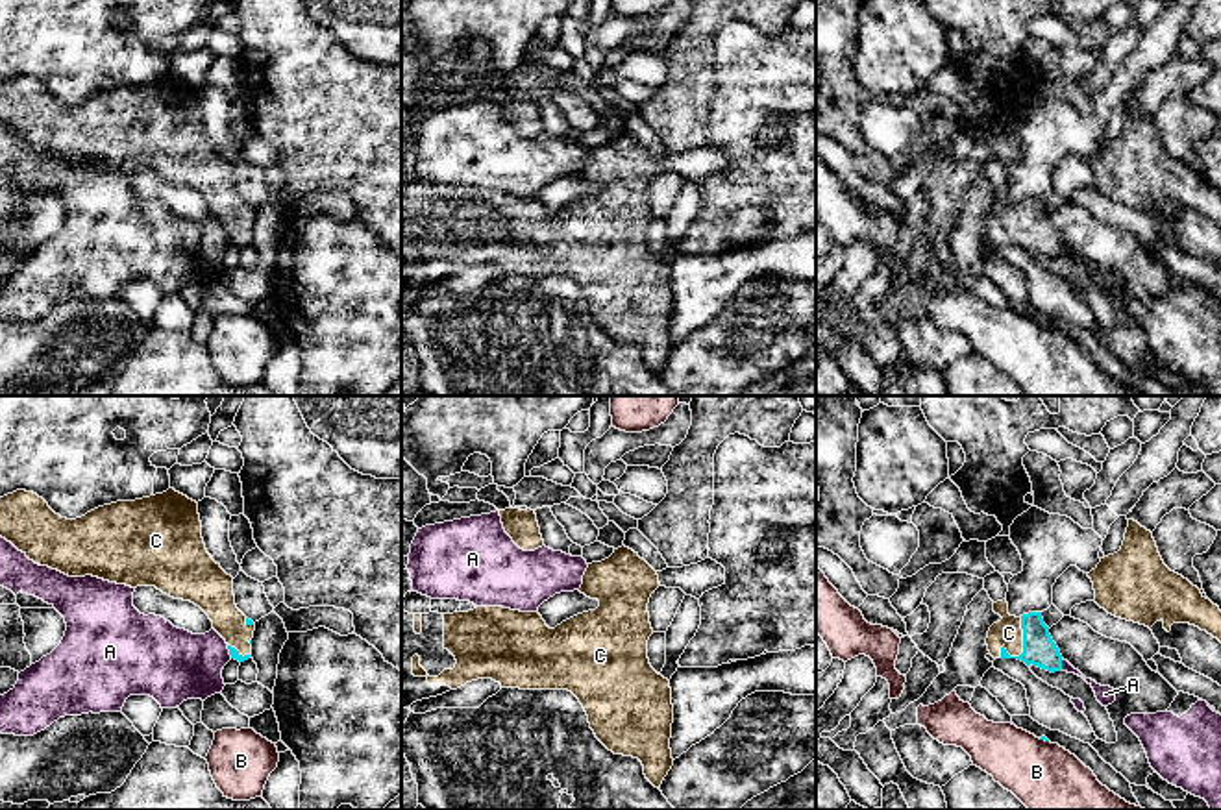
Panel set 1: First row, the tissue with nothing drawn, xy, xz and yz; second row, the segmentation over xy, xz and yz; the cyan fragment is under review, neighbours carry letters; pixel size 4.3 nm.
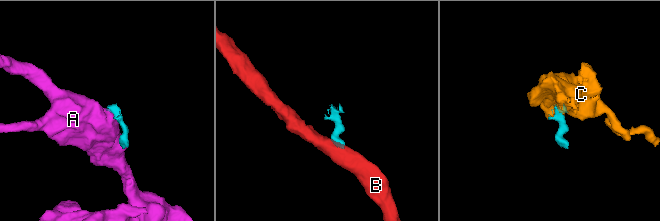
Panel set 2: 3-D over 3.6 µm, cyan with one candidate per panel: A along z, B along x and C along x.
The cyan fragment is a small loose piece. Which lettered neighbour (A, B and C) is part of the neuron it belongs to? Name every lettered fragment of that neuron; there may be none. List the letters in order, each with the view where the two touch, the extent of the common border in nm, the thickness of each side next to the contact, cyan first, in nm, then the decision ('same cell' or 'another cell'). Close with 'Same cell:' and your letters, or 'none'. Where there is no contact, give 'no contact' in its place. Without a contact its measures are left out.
A: meets cyan in yz; contact 60 nm long; 140 nm thick on the cyan side, 80 nm on the other; another cell
B: meets cyan in yz; contact 50 nm long; 20 nm thick on the cyan side, 320 nm on the other; another cell
C: meets cyan in yz; contact 200 nm long; 140 nm thick on the cyan side, 120 nm on the other; same cell
Same cell: C

